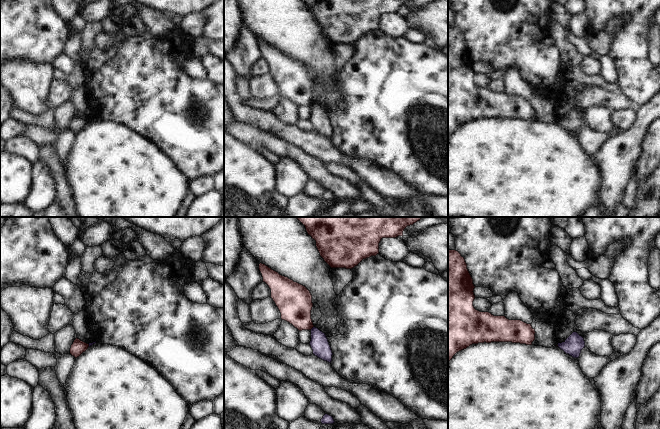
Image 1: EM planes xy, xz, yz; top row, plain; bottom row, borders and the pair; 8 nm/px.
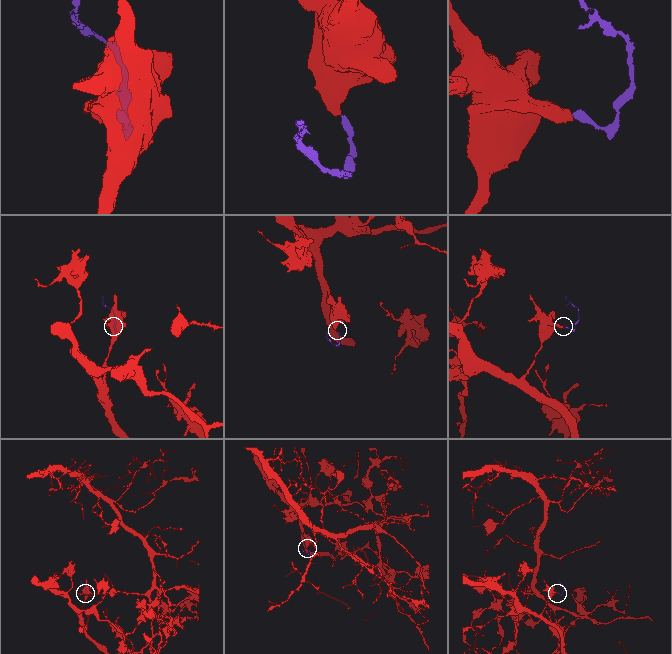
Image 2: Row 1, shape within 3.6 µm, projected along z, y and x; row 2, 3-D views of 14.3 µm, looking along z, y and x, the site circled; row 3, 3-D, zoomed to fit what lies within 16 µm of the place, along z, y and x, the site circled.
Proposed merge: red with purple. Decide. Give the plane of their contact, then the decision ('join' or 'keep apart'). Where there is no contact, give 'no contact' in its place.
contact in xz; keep apart

